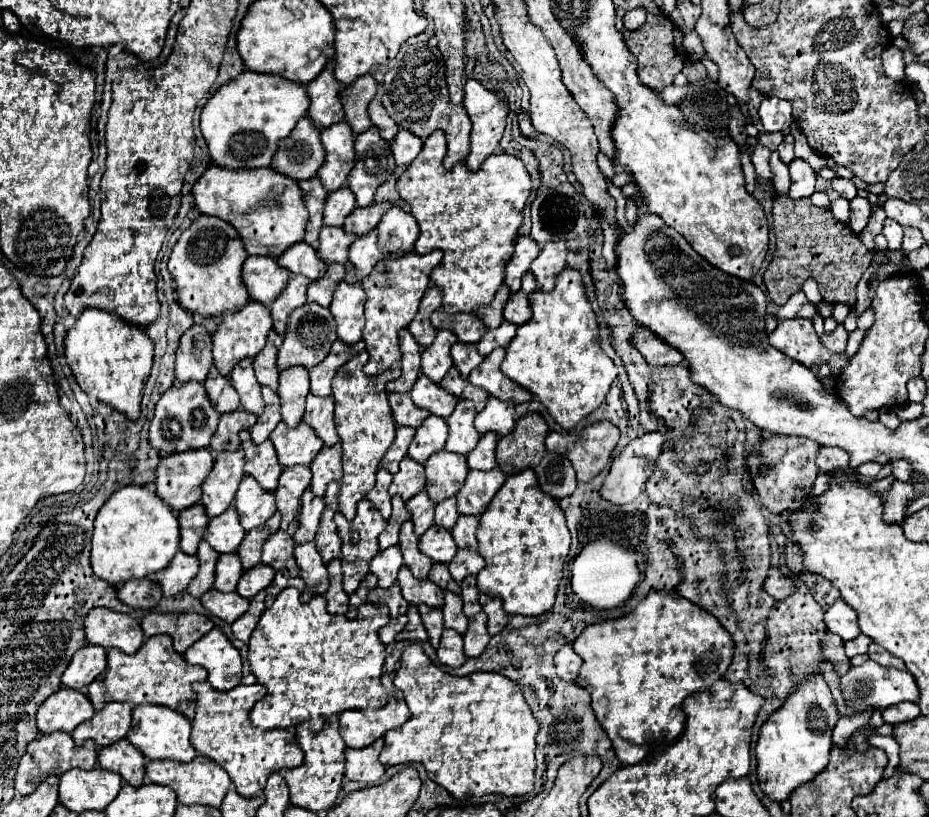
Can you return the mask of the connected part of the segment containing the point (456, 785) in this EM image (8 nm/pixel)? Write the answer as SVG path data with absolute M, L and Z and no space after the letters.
M411 643L403 650L400 670L394 676L394 686L402 690L412 718L400 728L386 732L384 750L380 754L380 762L384 766L420 762L424 764L428 778L446 788L456 800L484 794L524 796L532 792L538 720L530 712L530 706L526 704L522 690L516 682L494 672L474 672L462 678L450 676L440 666L430 662L419 643Z

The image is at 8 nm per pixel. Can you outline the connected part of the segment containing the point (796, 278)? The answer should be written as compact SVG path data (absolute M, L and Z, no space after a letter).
M776 196L772 220L776 232L776 252L764 276L772 302L778 306L786 304L808 278L814 278L824 302L854 306L856 284L868 270L876 252L868 250L846 224L838 222L830 214L829 209L813 205L809 198L790 200L788 196Z

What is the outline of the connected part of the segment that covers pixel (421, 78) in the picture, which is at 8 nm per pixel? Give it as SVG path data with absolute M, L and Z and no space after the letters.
M418 42L406 48L404 58L400 58L388 72L384 80L382 104L390 118L404 130L414 132L418 138L428 138L432 132L442 130L448 140L448 154L444 158L444 168L450 170L456 162L464 162L470 152L470 118L462 106L454 106L448 98L448 86L444 78L444 58L436 46L430 42Z

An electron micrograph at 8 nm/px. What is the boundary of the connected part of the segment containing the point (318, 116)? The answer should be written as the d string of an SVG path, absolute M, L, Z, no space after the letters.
M330 60L326 68L310 84L306 84L306 94L310 98L308 116L314 128L324 130L344 120L340 90L342 86L338 84L338 80L334 80L334 62Z

